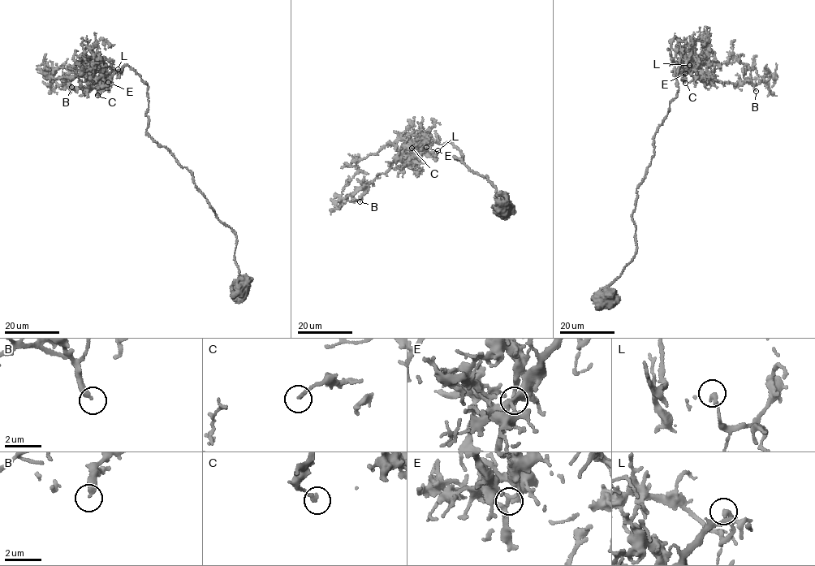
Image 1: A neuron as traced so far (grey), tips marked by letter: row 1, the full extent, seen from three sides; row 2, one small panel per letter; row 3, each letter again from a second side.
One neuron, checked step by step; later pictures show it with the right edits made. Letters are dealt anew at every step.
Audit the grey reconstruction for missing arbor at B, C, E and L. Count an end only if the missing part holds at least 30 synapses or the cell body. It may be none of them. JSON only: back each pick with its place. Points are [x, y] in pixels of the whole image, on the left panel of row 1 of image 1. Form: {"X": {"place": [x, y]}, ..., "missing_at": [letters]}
{"missing_at": []}

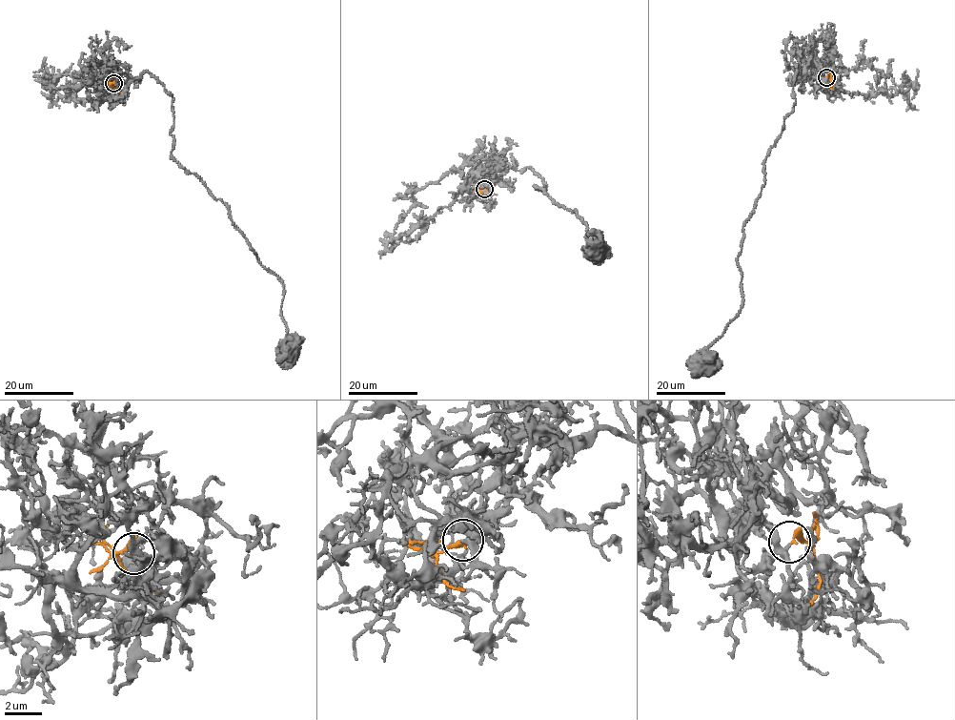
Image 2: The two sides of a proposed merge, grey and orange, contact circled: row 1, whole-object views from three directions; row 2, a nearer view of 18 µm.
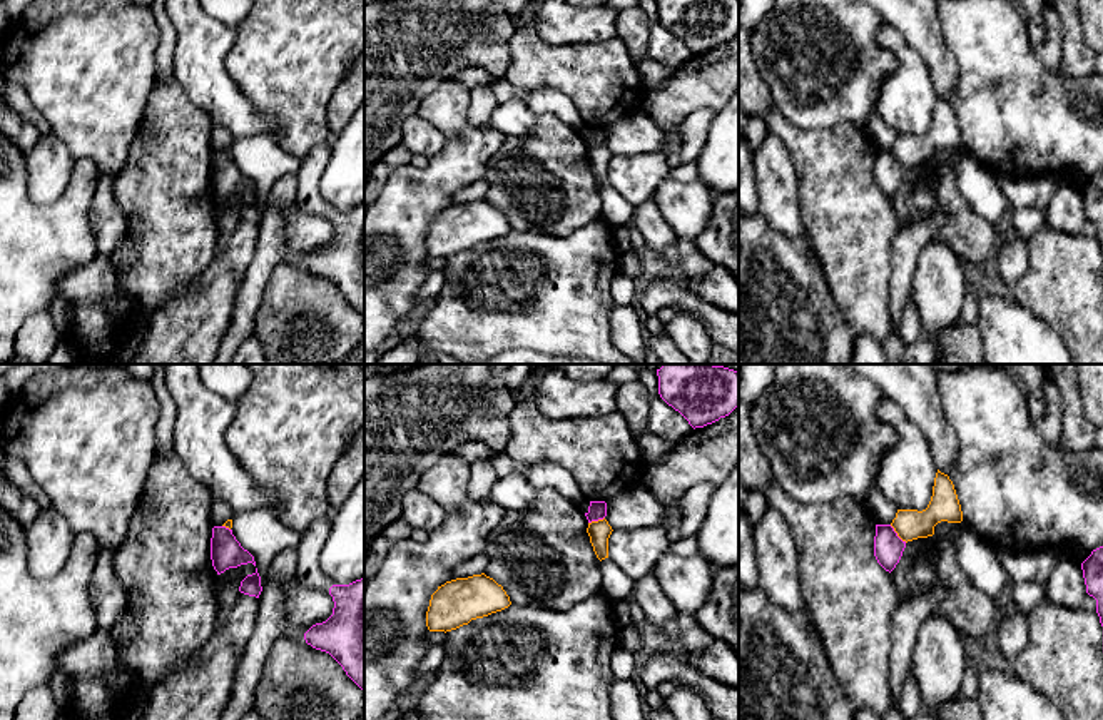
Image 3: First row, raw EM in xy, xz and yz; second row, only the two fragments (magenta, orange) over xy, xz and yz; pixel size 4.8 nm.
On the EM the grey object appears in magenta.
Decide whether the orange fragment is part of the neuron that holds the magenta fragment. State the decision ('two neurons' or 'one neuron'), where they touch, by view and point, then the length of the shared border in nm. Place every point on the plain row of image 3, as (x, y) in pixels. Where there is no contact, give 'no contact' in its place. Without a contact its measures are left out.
two neurons; meets magenta in yz at (896, 161); contact 120 nm long

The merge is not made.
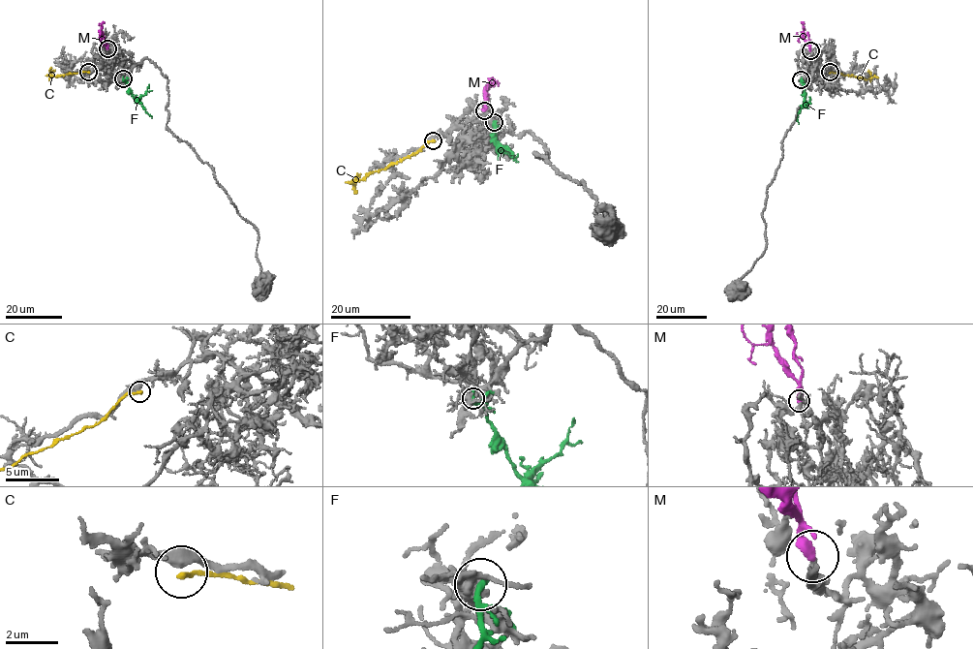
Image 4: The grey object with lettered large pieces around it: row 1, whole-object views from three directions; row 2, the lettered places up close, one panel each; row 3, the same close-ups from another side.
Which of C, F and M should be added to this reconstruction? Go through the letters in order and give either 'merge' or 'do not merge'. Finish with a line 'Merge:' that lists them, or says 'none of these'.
C: do not merge
F: do not merge
M: merge
Merge: M

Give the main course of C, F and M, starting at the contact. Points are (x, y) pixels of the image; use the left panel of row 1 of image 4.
C: (88, 71), (56, 77), (50, 74), (50, 67)
F: (123, 79), (131, 95), (152, 117)
M: (107, 48), (101, 38), (102, 23), (105, 22)

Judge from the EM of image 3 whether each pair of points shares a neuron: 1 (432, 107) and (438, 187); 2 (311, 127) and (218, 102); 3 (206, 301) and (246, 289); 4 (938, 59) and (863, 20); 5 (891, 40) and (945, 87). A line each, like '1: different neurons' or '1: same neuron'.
1: same neuron
2: different neurons
3: different neurons
4: different neurons
5: different neurons

